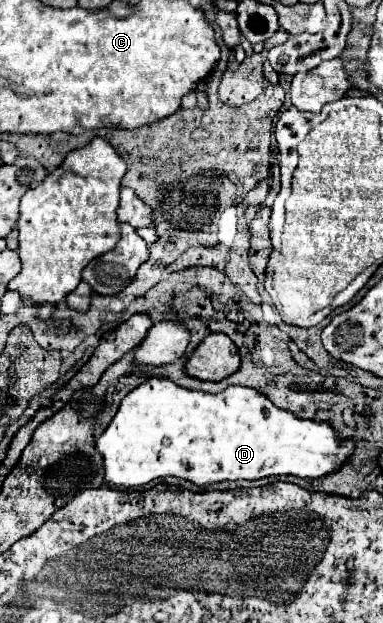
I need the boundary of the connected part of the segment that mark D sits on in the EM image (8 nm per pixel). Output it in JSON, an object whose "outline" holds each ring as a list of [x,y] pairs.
{"outline":[[[149,378],[121,400],[111,424],[95,438],[95,450],[103,456],[105,484],[129,488],[167,476],[193,482],[195,486],[211,486],[231,480],[259,480],[279,474],[321,478],[337,470],[353,454],[353,444],[337,444],[337,434],[327,422],[317,424],[313,420],[299,420],[293,414],[279,410],[267,396],[253,388],[229,386],[219,394],[207,394],[181,388],[167,378]]]}

